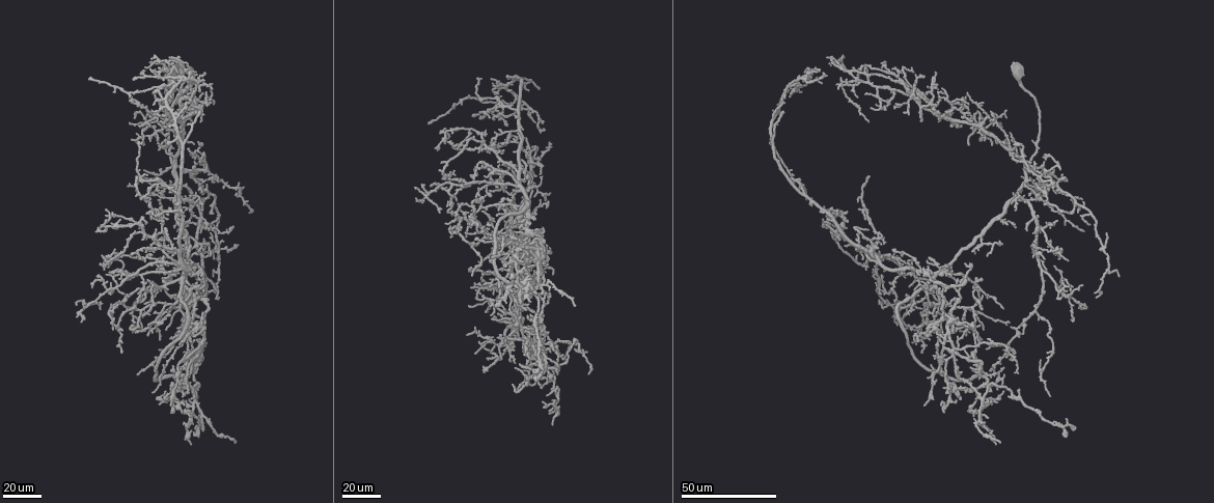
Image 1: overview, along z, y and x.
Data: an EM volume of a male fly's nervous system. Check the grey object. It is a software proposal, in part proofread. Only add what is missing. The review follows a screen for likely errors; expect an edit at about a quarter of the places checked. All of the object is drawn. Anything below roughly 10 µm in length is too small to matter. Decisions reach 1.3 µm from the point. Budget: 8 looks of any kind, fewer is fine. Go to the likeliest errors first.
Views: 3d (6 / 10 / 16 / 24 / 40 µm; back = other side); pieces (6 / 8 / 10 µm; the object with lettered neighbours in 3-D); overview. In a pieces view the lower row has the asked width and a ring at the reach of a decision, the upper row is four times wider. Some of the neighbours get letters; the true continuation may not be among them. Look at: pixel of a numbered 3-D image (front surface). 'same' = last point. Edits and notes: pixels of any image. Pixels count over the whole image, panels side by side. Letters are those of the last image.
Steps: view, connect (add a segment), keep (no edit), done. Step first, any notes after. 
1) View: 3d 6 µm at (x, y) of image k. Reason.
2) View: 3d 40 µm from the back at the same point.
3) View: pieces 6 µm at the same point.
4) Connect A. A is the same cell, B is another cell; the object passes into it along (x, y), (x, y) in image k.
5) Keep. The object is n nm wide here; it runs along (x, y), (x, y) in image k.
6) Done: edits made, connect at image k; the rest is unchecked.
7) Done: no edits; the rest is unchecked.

View: 3d 24 µm at (198, 110) of image 1. End of a long branch.

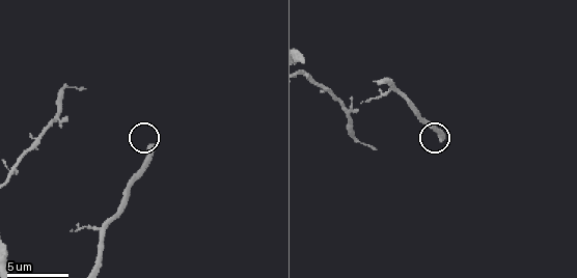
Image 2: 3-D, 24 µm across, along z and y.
View: pieces 8 µm at (441, 137) of image 2. What lies round it.

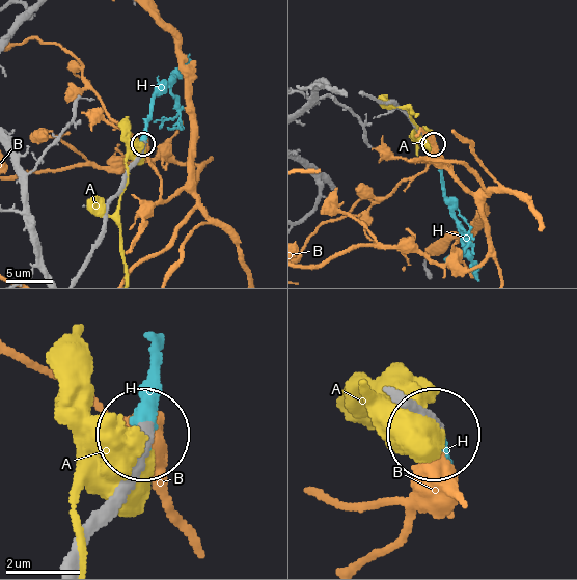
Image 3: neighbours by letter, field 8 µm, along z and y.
Connect H. H is the same cell, A and B are other cells; the neuron continues.

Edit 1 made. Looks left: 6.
View: overview. Redraw.

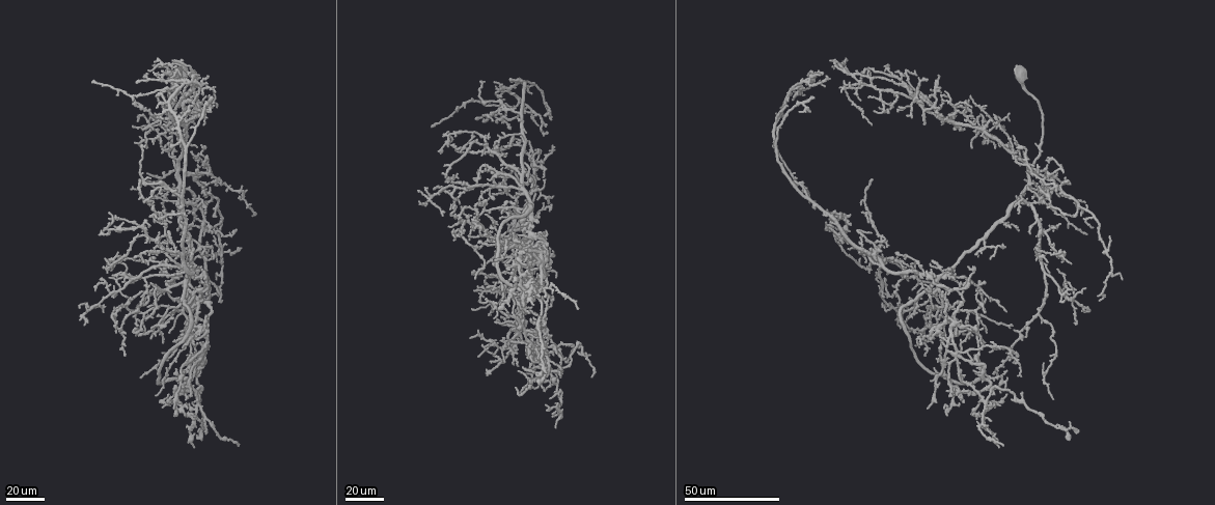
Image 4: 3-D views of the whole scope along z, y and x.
View: 3d 24 µm at (186, 86) of image 4. Branch stops here.

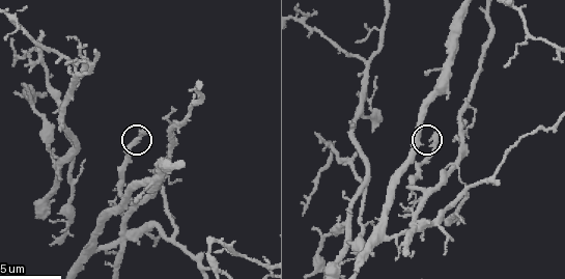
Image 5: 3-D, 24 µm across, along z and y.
View: pieces 8 µm at (435, 135) of image 5.

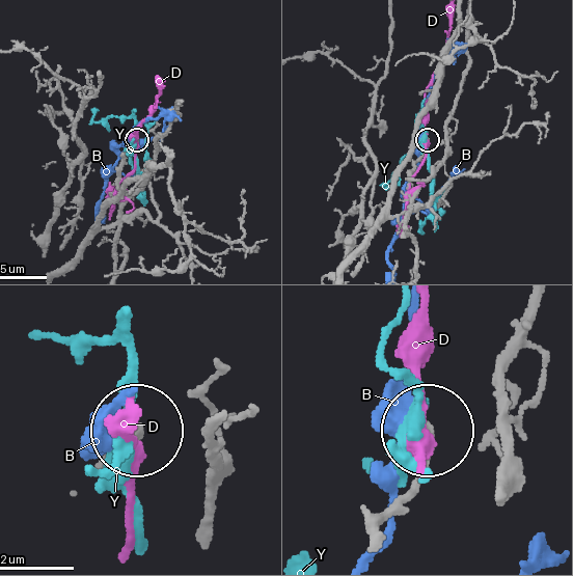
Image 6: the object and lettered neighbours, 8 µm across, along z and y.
Keep. B, D and Y are other cells; no lettered segment goes on from it.

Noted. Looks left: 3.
View: 3d 10 µm at (45, 91) of image 5. Tapers out.

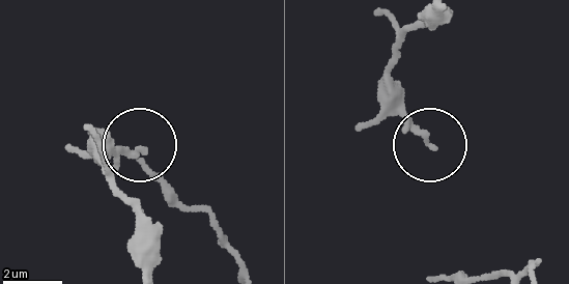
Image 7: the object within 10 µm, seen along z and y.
View: pieces 8 µm at (434, 148) of image 7. See the neighbours.

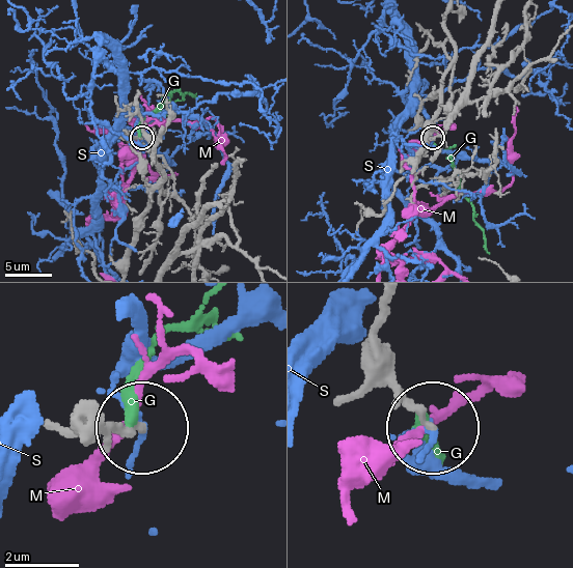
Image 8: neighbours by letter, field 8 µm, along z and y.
Keep. G, M and S are other cells; it runs along (91, 434), (135, 428) in image 8; no lettered segment goes on from it.

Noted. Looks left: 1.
Done: edits made, connect at image 3; the rest is unchecked.

